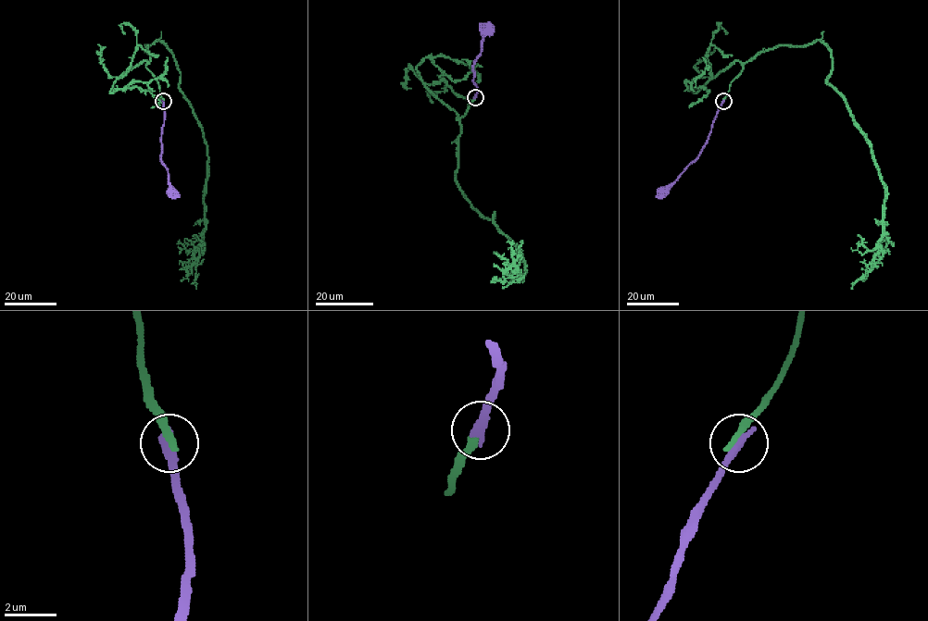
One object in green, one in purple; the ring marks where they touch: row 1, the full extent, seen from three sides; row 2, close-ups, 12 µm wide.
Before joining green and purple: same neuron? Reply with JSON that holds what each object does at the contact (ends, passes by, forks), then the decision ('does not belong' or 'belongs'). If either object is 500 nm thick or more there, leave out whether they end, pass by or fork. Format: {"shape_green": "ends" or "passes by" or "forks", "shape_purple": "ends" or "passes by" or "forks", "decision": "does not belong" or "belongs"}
{"shape_green": "ends", "shape_purple": "ends", "decision": "does not belong"}

